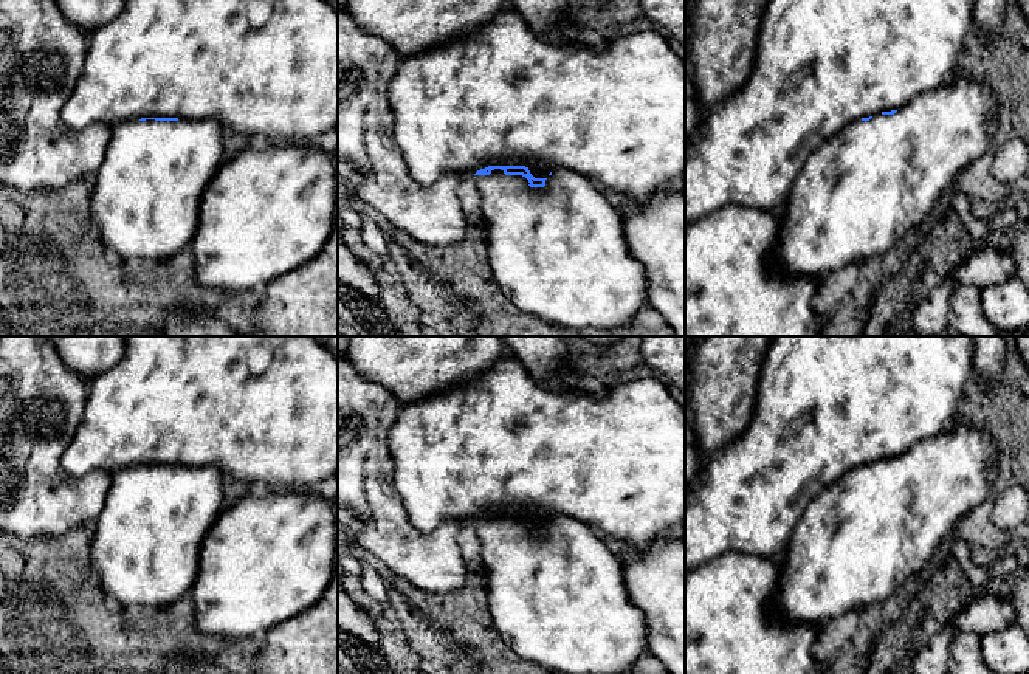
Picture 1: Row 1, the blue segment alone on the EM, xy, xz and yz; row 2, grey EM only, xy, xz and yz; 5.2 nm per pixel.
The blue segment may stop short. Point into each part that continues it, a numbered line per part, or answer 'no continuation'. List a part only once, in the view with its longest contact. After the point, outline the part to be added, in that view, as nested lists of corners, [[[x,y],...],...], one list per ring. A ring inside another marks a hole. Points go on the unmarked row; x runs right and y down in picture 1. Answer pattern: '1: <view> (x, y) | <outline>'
1: xz (558, 600) | [[[494,516],[490,522],[473,522],[482,545],[482,562],[487,573],[487,603],[490,615],[501,638],[524,660],[544,666],[559,674],[625,674],[635,669],[635,663],[648,651],[648,635],[643,612],[629,600],[621,561],[607,548],[607,545],[586,525],[566,516],[553,518],[544,535],[530,535],[522,522],[505,522]]]

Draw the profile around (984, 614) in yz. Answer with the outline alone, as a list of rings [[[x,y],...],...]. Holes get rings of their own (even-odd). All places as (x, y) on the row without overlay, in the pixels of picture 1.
[[[990,593],[978,597],[962,597],[956,603],[955,624],[959,631],[975,632],[981,637],[1001,632],[1014,624],[1015,610],[1007,600]]]

